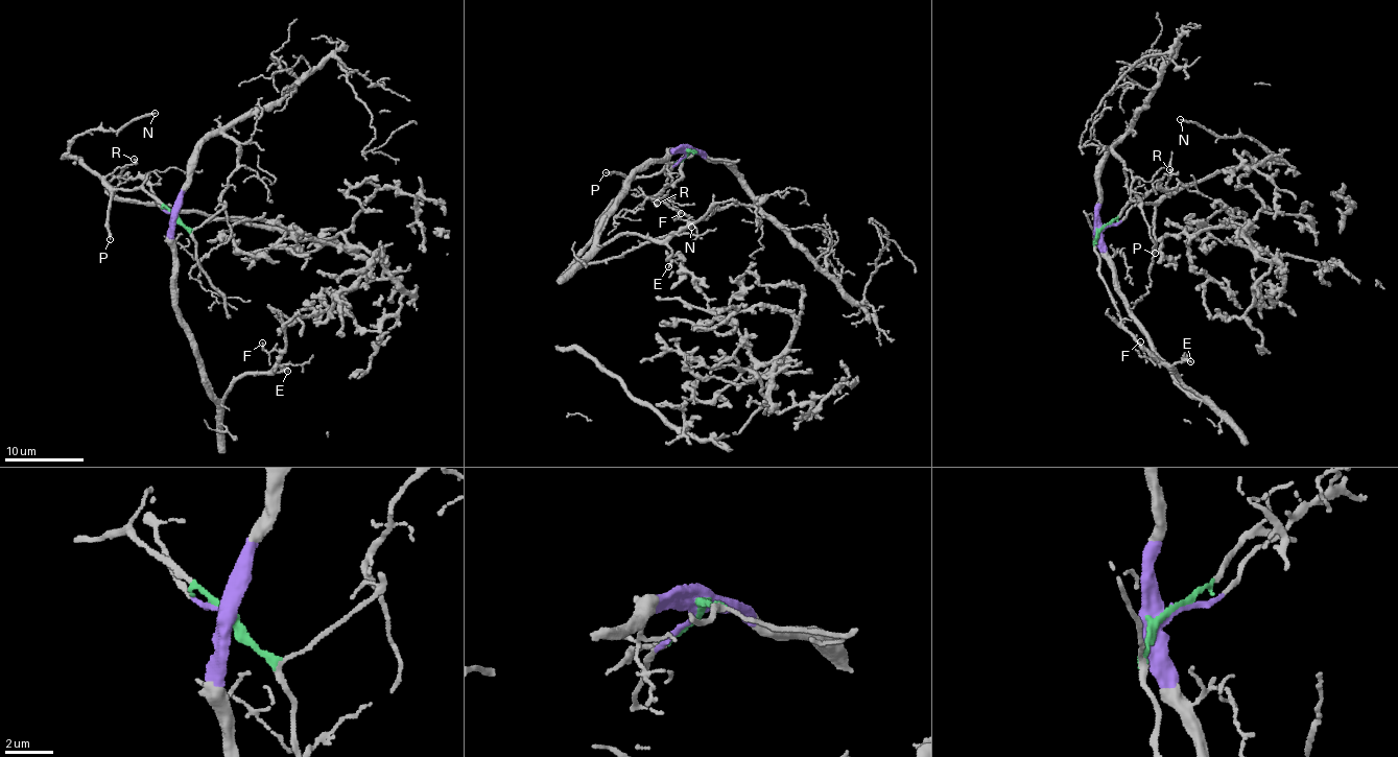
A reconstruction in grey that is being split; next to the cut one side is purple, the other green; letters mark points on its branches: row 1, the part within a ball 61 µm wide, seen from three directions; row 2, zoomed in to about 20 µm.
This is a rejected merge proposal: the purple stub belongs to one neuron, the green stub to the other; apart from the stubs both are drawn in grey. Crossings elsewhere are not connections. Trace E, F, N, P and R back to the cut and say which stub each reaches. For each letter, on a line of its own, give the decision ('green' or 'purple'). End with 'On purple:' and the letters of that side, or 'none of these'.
E: purple
F: purple
N: green
P: green
R: green
On purple: E, F

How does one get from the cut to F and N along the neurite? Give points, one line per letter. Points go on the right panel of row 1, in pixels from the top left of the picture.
F: (1103, 227), (1102, 255), (1112, 270), (1115, 290), (1123, 306), (1150, 341), (1151, 351), (1201, 397), (1139, 341)
N: (1103, 227), (1134, 202), (1156, 205), (1214, 172), (1272, 158), (1257, 141), (1219, 137), (1181, 119)

